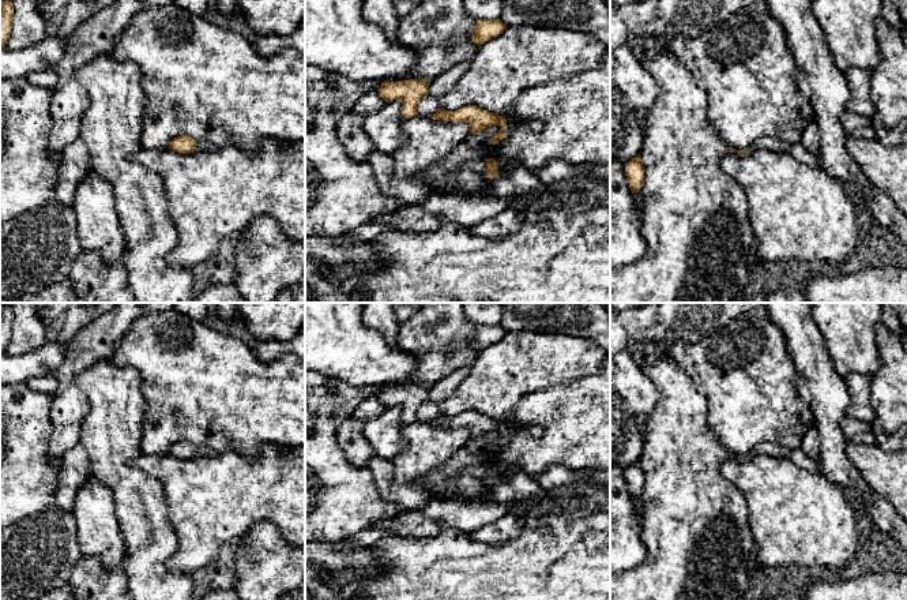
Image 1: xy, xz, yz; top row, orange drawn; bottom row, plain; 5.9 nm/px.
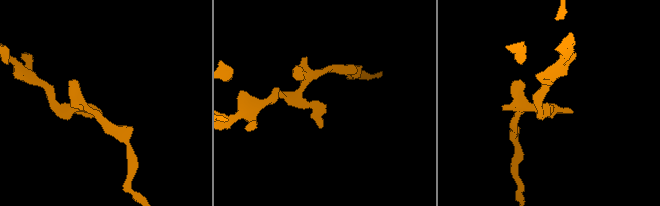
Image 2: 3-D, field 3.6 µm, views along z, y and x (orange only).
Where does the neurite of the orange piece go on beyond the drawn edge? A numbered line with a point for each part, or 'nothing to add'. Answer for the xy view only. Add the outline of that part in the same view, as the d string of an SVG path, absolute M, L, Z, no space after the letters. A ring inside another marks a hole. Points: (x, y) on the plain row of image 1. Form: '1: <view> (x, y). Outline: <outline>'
1: xy (202, 450). Outline: M196 445L195 451L197 457L214 457L217 454L211 447L206 445Z

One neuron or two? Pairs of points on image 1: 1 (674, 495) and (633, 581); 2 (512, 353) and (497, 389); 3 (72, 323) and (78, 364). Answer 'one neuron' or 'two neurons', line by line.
1: one neuron
2: one neuron
3: two neurons

